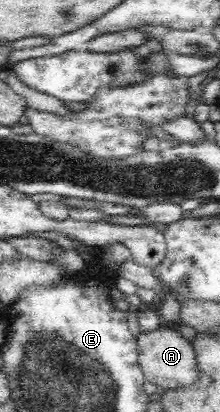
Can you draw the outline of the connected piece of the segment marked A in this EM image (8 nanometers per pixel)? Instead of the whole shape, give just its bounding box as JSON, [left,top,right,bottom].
[136,324,200,391]

